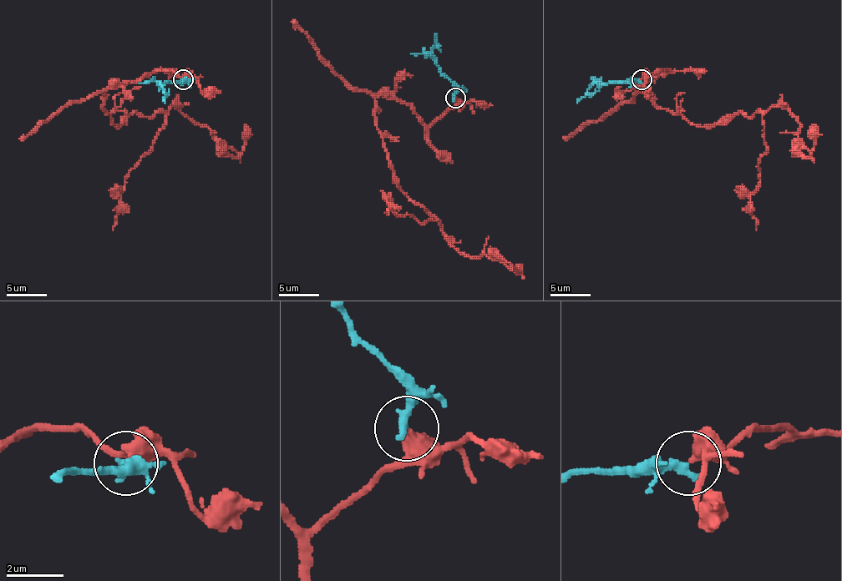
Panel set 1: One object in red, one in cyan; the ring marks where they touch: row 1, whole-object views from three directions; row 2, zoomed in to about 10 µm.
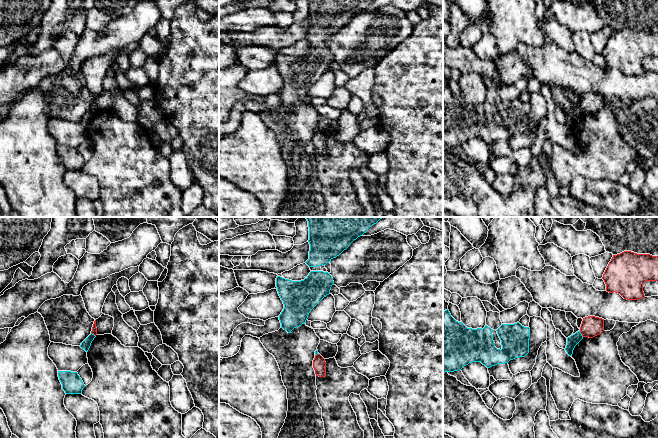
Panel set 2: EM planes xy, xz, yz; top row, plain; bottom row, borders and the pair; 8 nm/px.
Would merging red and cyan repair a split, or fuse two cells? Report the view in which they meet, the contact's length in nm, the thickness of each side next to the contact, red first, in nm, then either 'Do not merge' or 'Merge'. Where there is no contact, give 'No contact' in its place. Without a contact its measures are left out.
Touches red in yz. Shared border 60 nm. Thickness 170 nm (red) against 90 nm. Do not merge

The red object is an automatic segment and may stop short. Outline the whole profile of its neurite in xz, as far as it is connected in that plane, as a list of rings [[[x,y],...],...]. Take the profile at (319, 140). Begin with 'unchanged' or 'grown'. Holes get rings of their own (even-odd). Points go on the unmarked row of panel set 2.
unchanged | [[[320,130],[315,131],[315,134],[313,136],[313,144],[315,146],[316,152],[326,152],[326,138]]]

